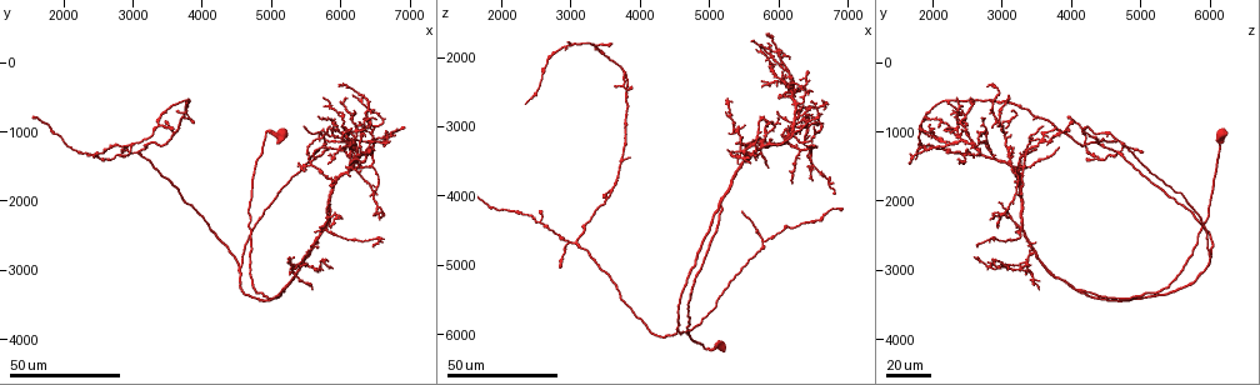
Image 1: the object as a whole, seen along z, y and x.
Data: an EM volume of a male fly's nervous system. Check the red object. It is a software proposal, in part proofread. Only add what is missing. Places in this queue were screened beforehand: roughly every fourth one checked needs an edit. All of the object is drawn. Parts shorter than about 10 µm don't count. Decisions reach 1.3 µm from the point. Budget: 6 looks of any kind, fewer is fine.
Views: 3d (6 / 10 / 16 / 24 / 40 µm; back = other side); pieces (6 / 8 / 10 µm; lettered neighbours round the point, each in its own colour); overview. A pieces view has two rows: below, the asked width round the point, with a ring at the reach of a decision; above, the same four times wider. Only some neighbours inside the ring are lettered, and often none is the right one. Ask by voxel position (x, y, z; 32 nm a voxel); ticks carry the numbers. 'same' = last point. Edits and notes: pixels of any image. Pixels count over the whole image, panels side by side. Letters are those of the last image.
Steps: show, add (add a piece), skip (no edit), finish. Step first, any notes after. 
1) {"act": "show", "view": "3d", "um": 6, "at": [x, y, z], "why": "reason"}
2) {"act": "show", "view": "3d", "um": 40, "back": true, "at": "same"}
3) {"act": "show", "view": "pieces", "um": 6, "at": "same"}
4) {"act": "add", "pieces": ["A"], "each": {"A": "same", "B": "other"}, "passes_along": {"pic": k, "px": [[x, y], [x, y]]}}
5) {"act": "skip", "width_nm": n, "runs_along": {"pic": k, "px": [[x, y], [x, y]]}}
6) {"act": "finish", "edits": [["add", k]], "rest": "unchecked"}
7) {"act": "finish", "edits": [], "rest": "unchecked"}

{"act": "show", "view": "3d", "um": 24, "at": [5850, 1450, 1650], "why": "tapers out"}

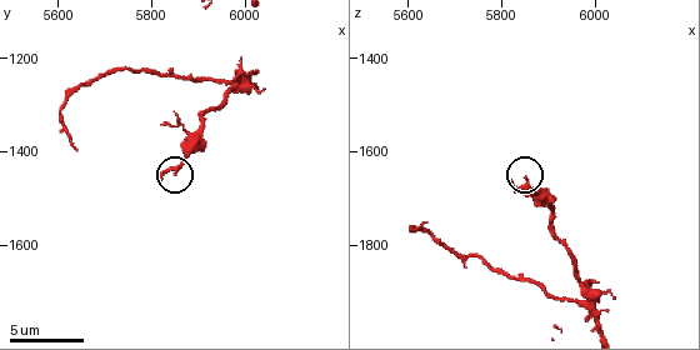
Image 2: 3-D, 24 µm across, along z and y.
{"act": "show", "view": "pieces", "um": 8, "at": [5815, 1455, 1660]}

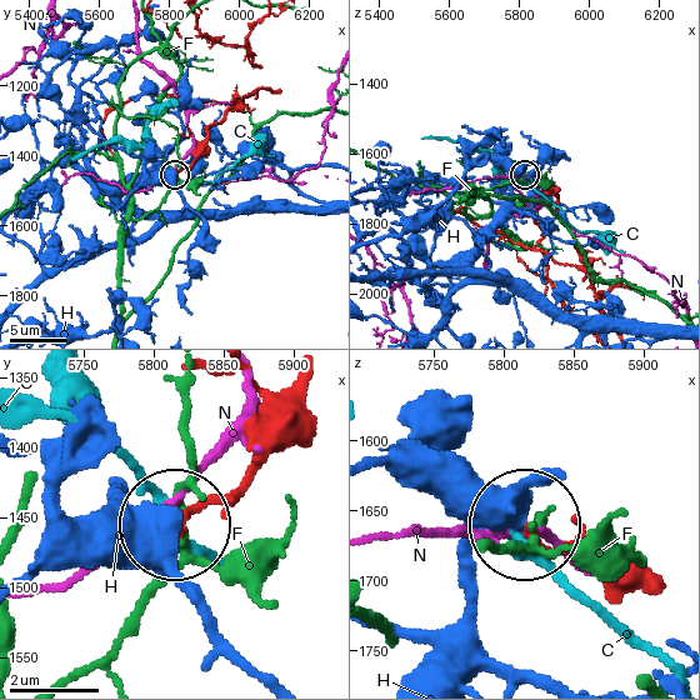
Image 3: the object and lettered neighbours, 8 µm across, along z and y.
{"act": "skip", "each": {"C": "other", "F": "other", "H": "other", "N": "other"}, "found": "no lettered piece goes on from it"}

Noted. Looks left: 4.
{"act": "show", "view": "3d", "um": 24, "at": [5700, 500, 2350], "why": "branch stops here"}

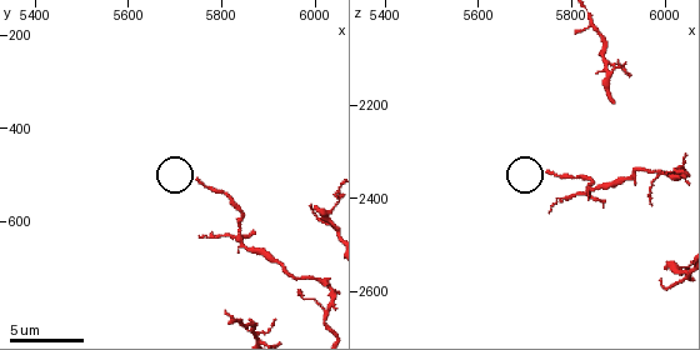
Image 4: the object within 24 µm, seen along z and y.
{"act": "show", "view": "3d", "um": 6, "at": [5745, 515, 2345]}

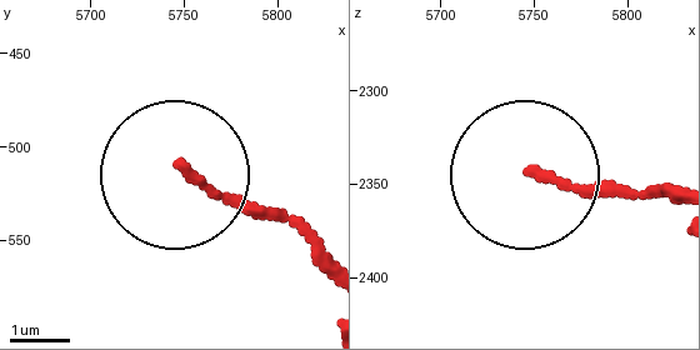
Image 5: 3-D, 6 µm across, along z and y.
{"act": "show", "view": "pieces", "um": 8, "at": [5750, 512, 2344]}

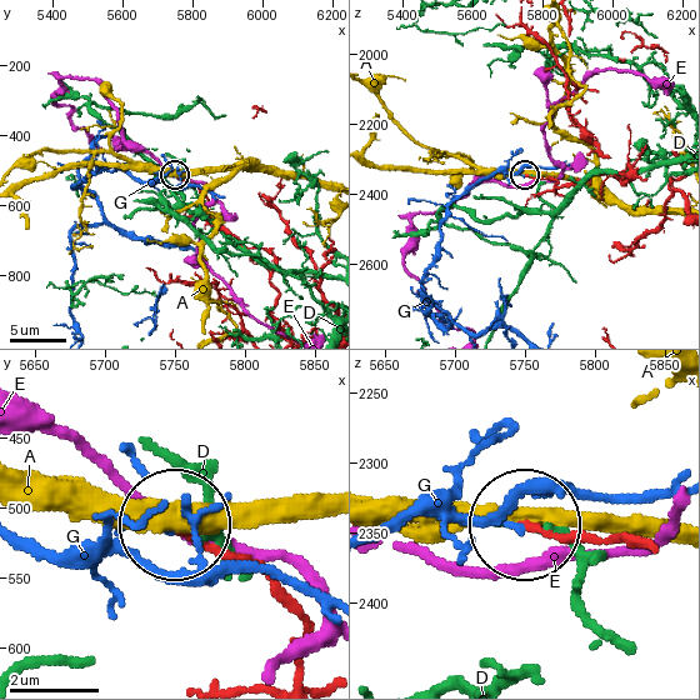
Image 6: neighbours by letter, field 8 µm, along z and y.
{"act": "skip", "each": {"A": "other", "D": "other", "E": "other", "G": "other"}, "found": "no lettered piece goes on from it"}

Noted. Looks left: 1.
{"act": "finish", "edits": [], "rest": "unchecked"}

